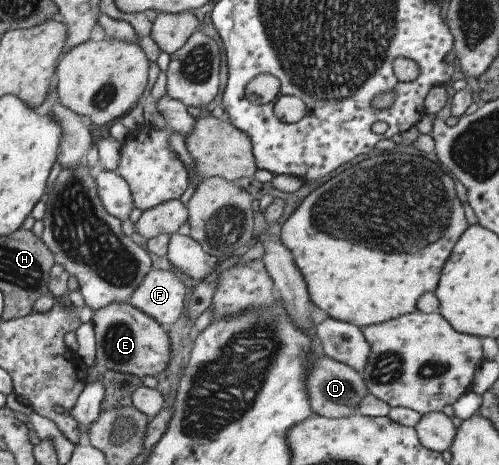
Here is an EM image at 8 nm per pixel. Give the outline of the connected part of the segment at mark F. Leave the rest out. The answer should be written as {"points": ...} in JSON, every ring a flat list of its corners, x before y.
{"points":[[151,269,128,296,128,302,167,329,184,311,188,289,184,276,176,270]]}

